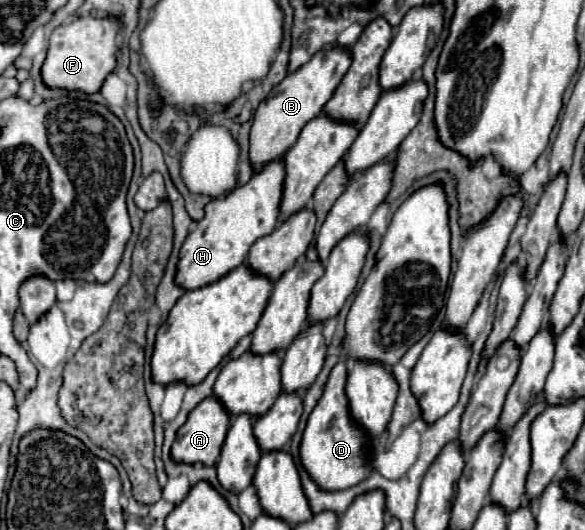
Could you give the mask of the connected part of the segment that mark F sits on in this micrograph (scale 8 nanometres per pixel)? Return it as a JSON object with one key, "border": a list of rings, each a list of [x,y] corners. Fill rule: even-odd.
{"border":[[[83,16],[73,20],[71,24],[63,24],[53,30],[49,52],[43,64],[43,80],[51,88],[67,88],[67,90],[81,90],[93,94],[101,88],[107,74],[113,72],[117,64],[117,44],[115,38],[121,32],[121,20],[117,16]]]}

